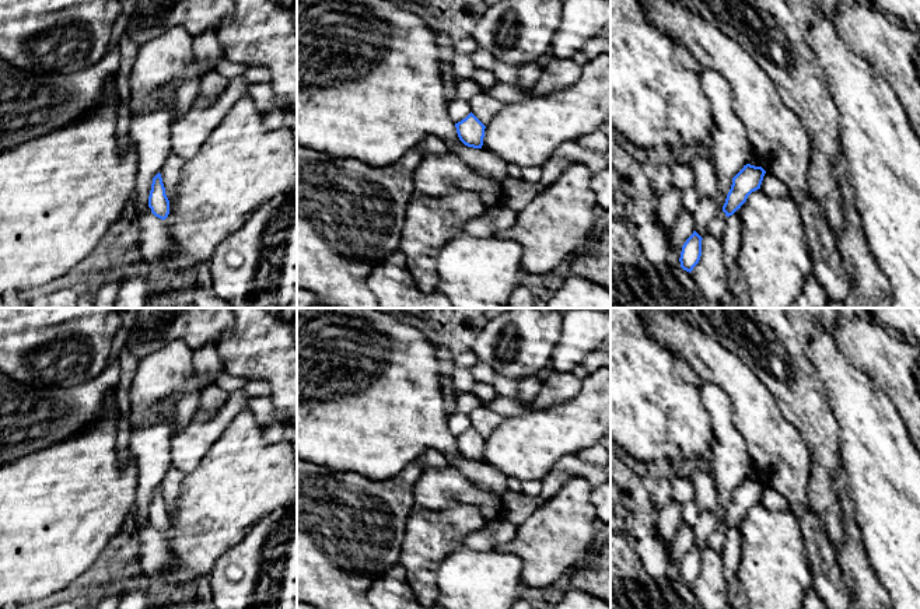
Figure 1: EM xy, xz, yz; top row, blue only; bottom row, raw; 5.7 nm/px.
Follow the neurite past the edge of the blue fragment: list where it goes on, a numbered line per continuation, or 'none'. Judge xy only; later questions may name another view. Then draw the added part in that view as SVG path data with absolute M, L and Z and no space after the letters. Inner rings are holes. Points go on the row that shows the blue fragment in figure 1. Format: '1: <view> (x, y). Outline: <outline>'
none

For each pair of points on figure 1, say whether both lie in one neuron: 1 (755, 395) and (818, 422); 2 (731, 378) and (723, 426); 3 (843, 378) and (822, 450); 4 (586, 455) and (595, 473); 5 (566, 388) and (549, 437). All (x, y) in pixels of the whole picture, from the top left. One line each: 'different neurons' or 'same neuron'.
1: different neurons
2: different neurons
3: different neurons
4: different neurons
5: different neurons

